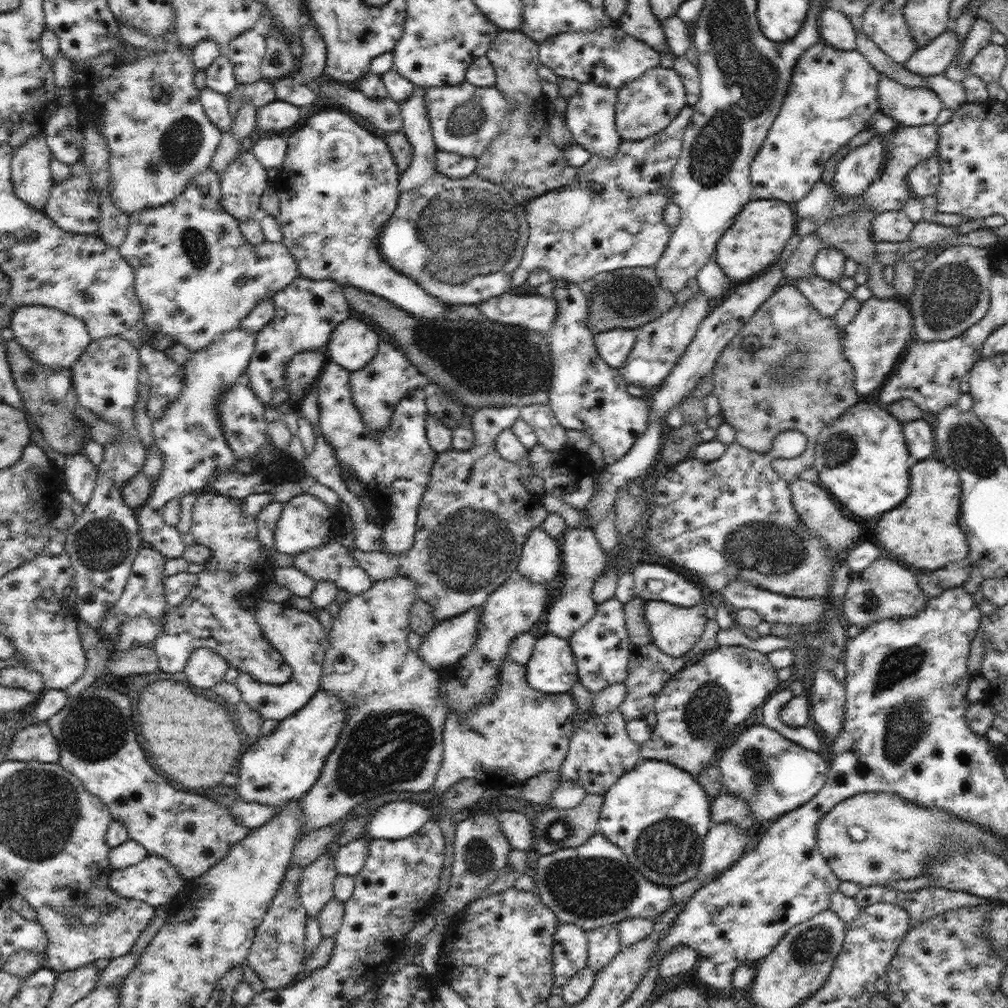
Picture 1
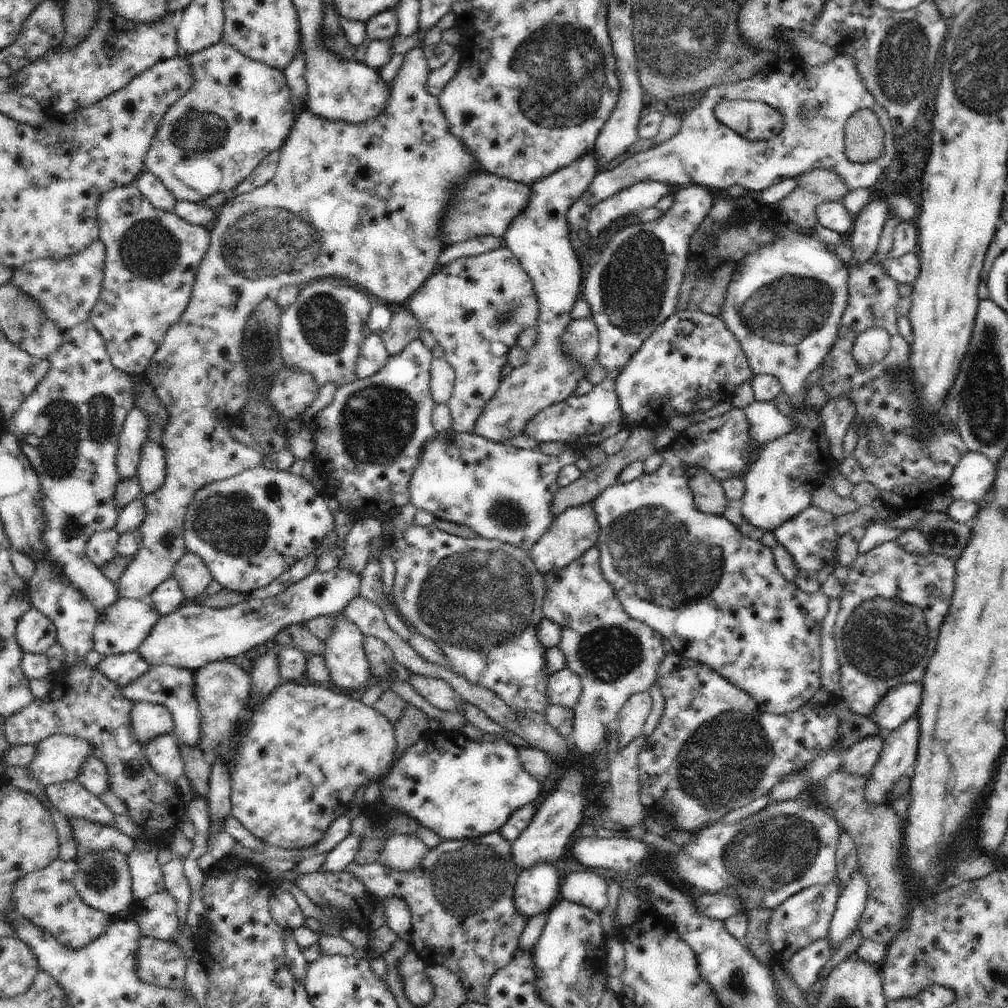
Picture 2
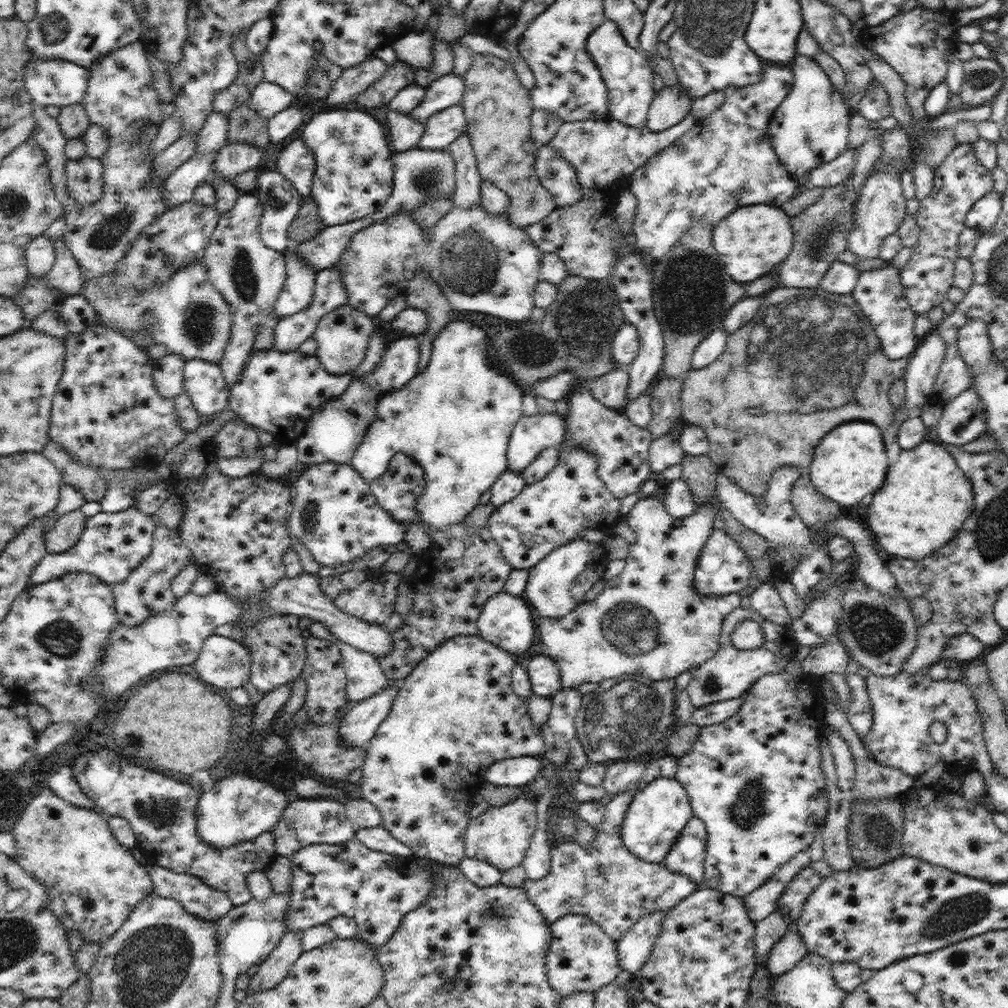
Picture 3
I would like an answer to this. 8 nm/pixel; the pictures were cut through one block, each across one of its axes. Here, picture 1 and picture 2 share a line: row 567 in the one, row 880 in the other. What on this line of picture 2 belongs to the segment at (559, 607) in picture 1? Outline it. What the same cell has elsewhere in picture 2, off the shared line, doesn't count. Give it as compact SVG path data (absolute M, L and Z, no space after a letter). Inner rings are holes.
M594 872L569 874L560 888L560 899L602 912L608 903L608 883Z

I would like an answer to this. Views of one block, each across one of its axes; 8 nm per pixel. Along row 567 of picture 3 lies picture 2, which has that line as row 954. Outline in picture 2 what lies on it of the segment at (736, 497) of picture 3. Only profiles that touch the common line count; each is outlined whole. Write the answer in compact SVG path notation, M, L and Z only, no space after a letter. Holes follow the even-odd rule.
M820 938L810 946L798 950L786 964L789 976L801 988L806 996L812 986L818 982L819 970L830 960L833 954L832 944L828 938Z

